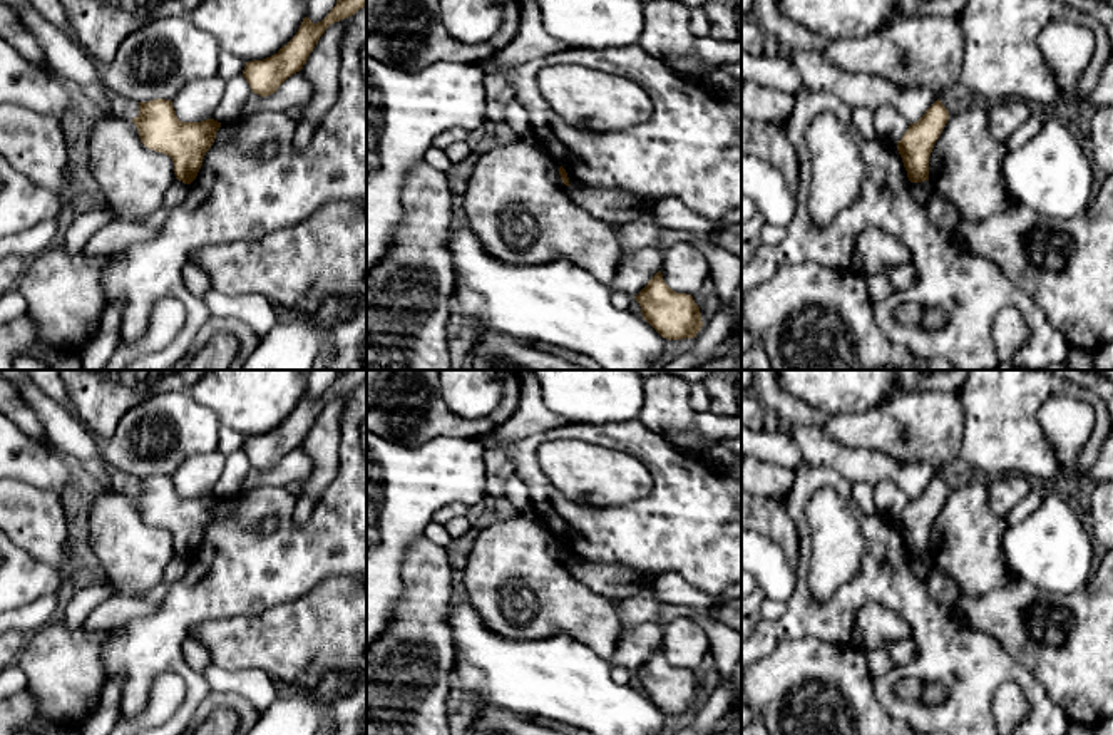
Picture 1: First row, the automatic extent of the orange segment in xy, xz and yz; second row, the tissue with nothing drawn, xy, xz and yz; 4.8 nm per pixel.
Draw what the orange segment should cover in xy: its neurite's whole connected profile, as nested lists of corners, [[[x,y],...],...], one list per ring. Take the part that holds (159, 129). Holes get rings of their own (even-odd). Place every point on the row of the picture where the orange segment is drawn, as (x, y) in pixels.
[[[166,99],[139,102],[139,116],[132,122],[147,149],[172,159],[176,179],[184,184],[191,184],[196,179],[203,157],[221,127],[221,122],[214,119],[201,122],[179,121],[172,100]]]

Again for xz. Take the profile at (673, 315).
[[[658,271],[634,296],[643,318],[668,340],[695,338],[701,330],[700,306],[691,295],[673,291]]]

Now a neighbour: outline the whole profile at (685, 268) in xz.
[[[683,241],[663,251],[661,275],[673,291],[693,296],[710,278],[710,266],[695,244]]]

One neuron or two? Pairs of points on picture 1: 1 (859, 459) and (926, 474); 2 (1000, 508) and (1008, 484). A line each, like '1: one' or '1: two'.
1: one
2: one

